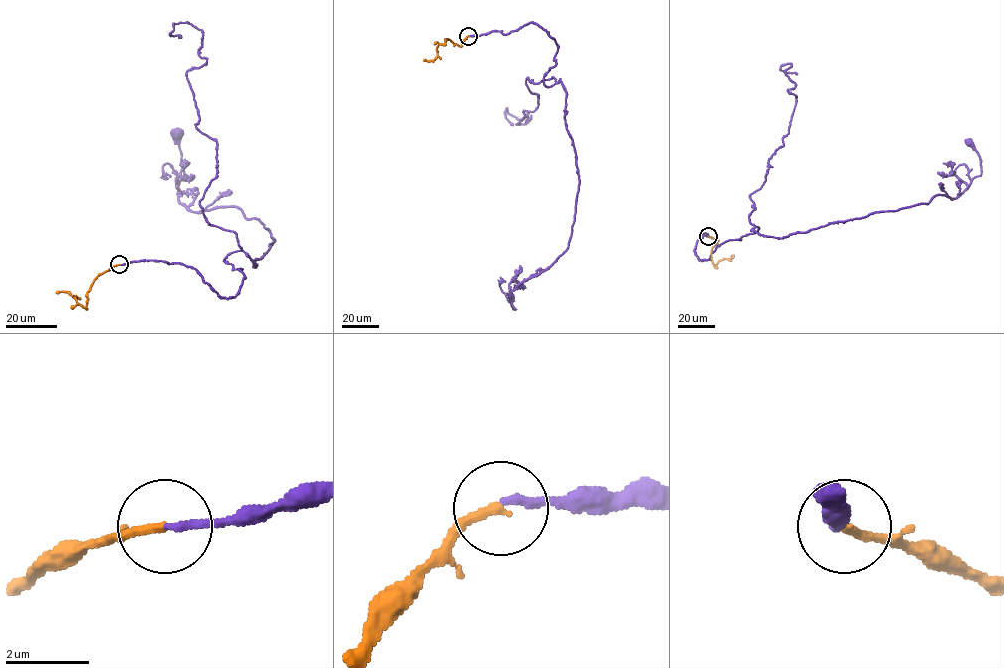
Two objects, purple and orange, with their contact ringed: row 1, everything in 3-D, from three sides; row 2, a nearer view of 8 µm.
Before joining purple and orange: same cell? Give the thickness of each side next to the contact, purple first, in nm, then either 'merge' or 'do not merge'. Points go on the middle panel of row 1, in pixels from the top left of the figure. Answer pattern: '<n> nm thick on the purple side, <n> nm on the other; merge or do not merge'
180 nm thick on the purple side, 220 nm on the other; merge

